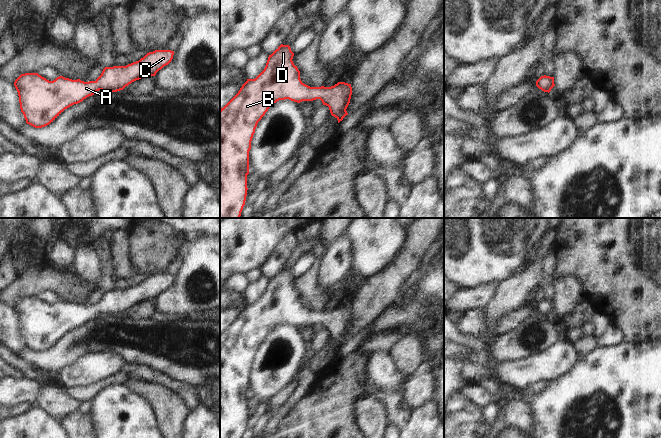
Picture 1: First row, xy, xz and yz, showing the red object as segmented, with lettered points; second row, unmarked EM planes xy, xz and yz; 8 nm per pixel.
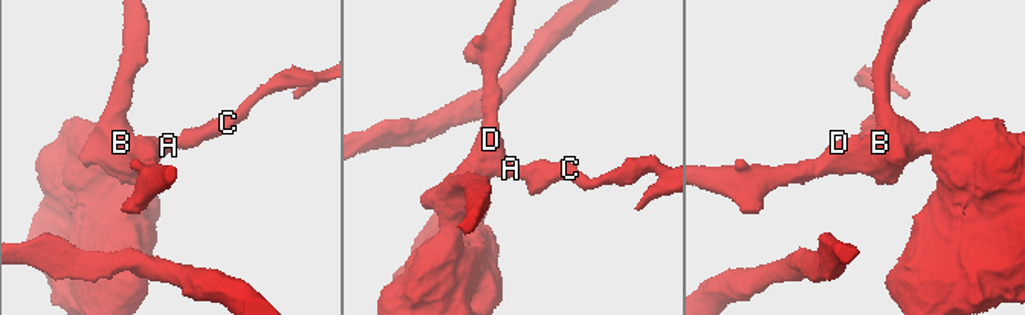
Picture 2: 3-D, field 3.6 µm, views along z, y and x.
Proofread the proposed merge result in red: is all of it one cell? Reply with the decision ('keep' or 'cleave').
keep

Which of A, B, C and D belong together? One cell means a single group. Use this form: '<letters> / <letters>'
A B C D

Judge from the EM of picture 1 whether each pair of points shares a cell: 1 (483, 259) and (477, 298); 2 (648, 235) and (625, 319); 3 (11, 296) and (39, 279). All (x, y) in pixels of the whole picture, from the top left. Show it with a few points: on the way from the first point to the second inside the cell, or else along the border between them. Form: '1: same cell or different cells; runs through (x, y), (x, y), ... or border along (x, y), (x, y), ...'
1: different cells; border along (498, 283), (486, 283), (470, 289), (459, 290)
2: same cell; runs through (648, 256), (648, 296), (646, 298)
3: same cell; runs through (18, 289), (32, 282)

